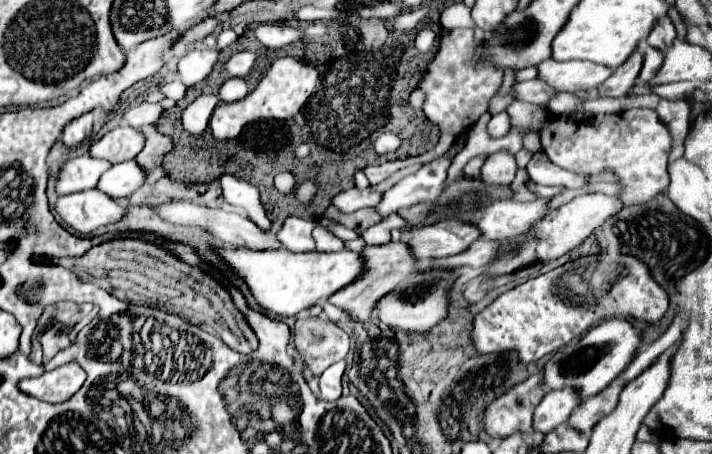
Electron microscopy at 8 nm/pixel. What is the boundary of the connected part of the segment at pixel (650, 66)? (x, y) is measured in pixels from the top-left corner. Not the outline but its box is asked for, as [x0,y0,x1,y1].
[639,46,664,81]

